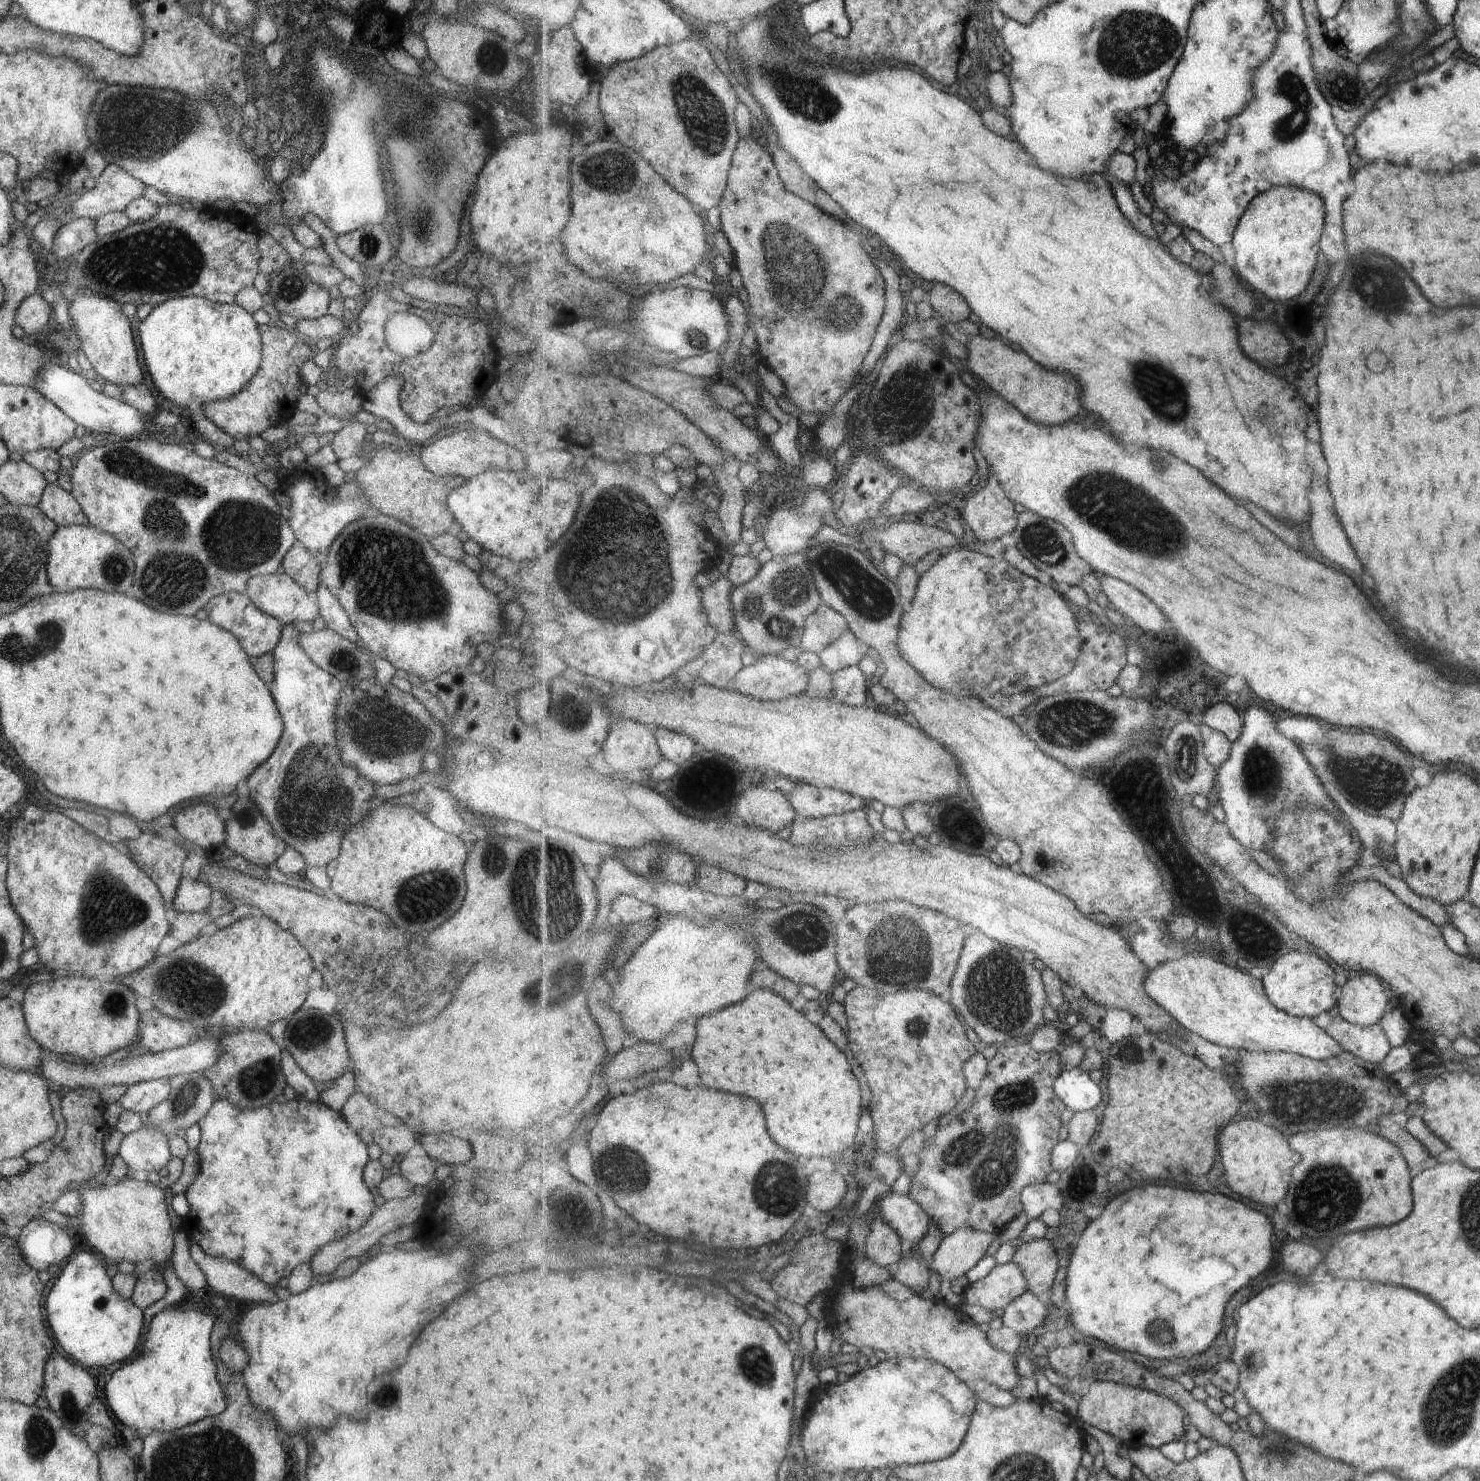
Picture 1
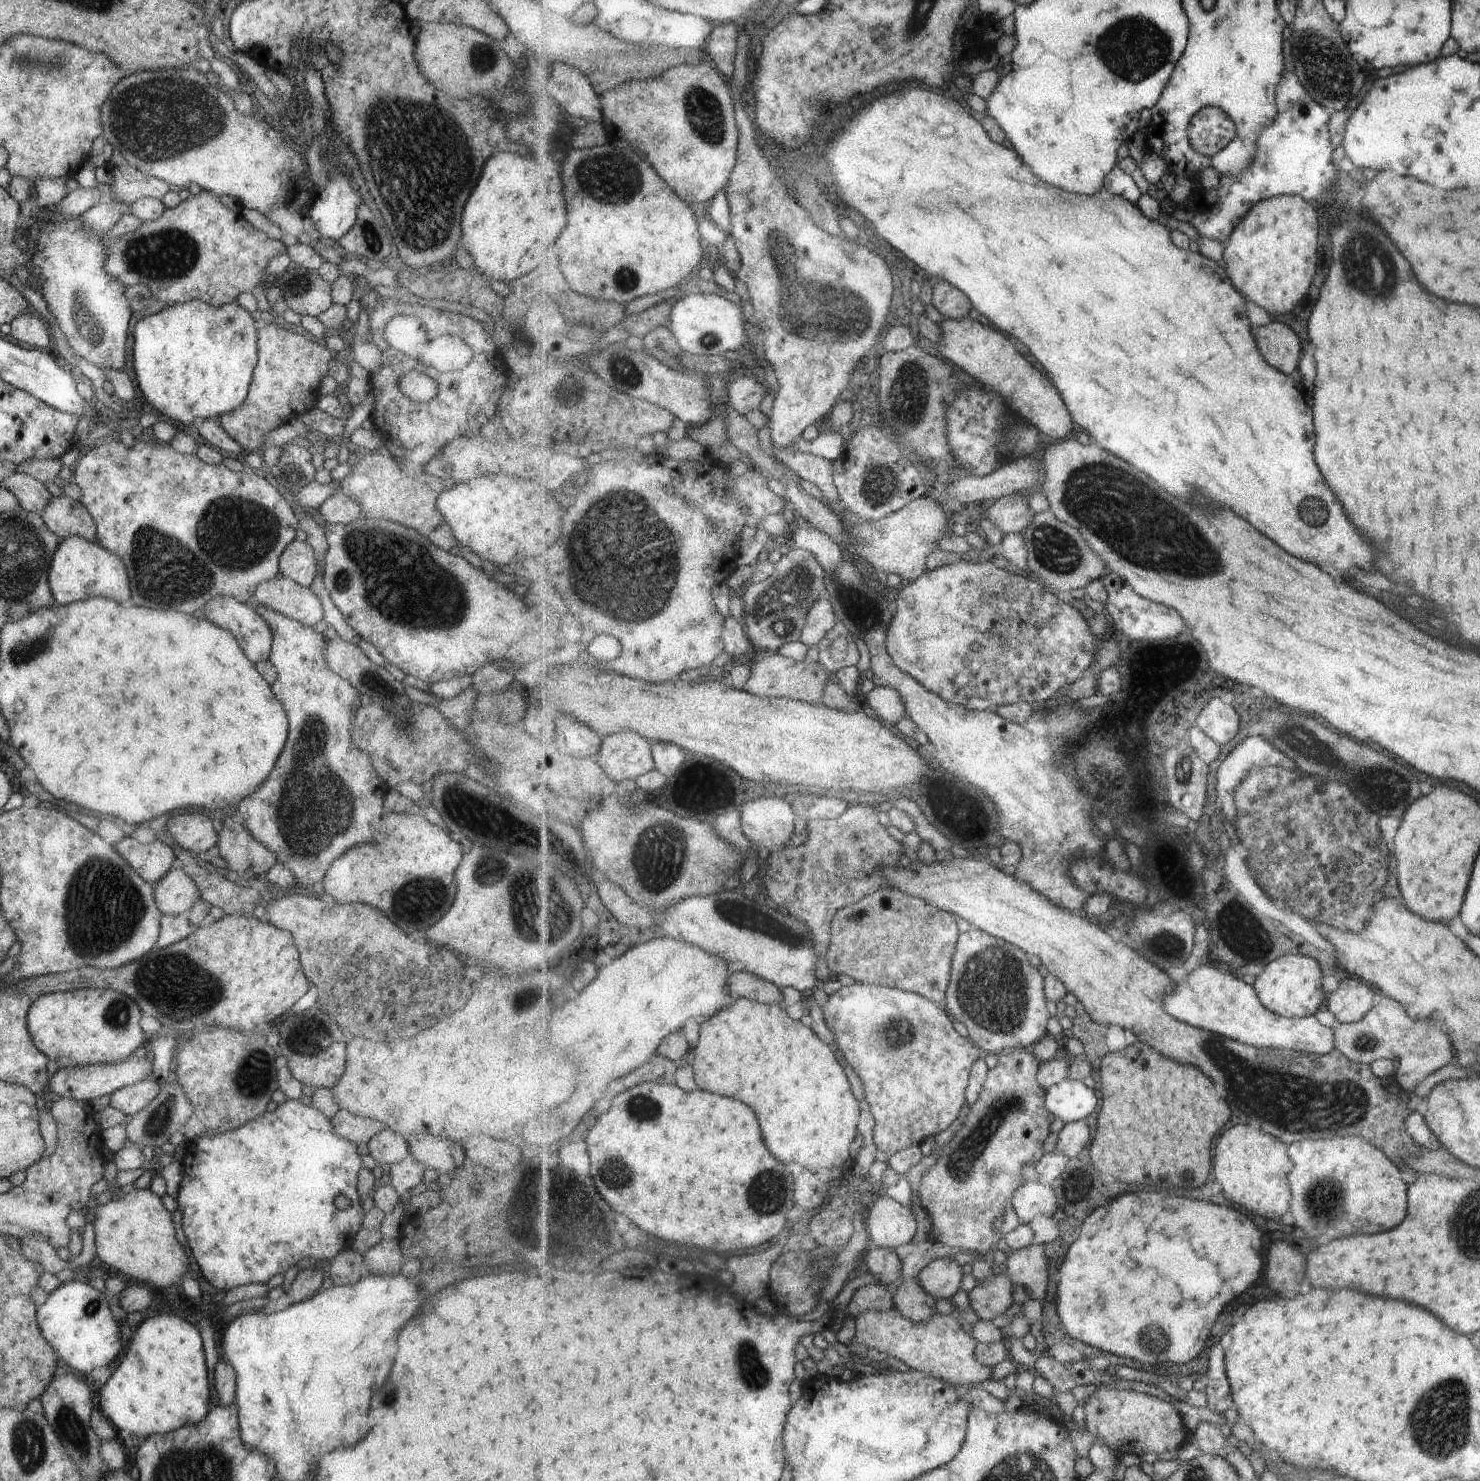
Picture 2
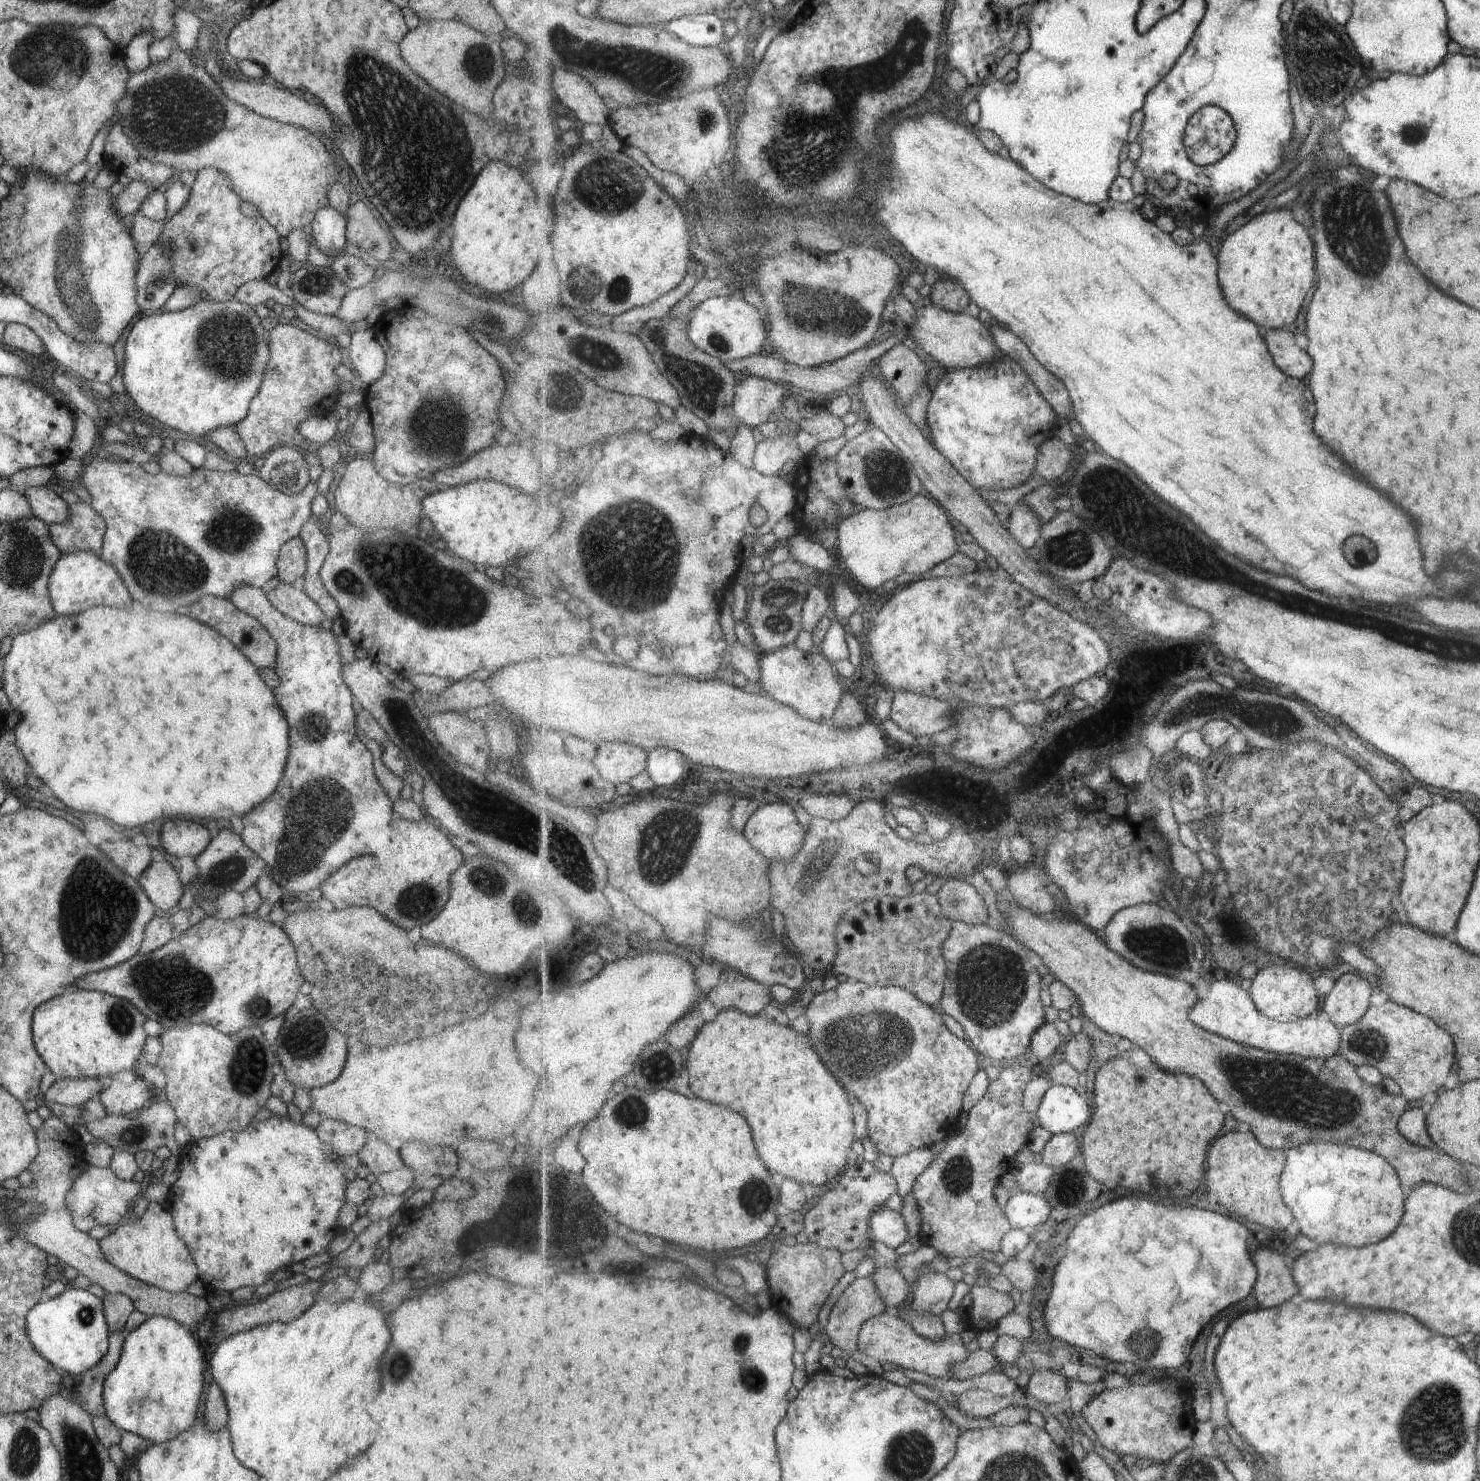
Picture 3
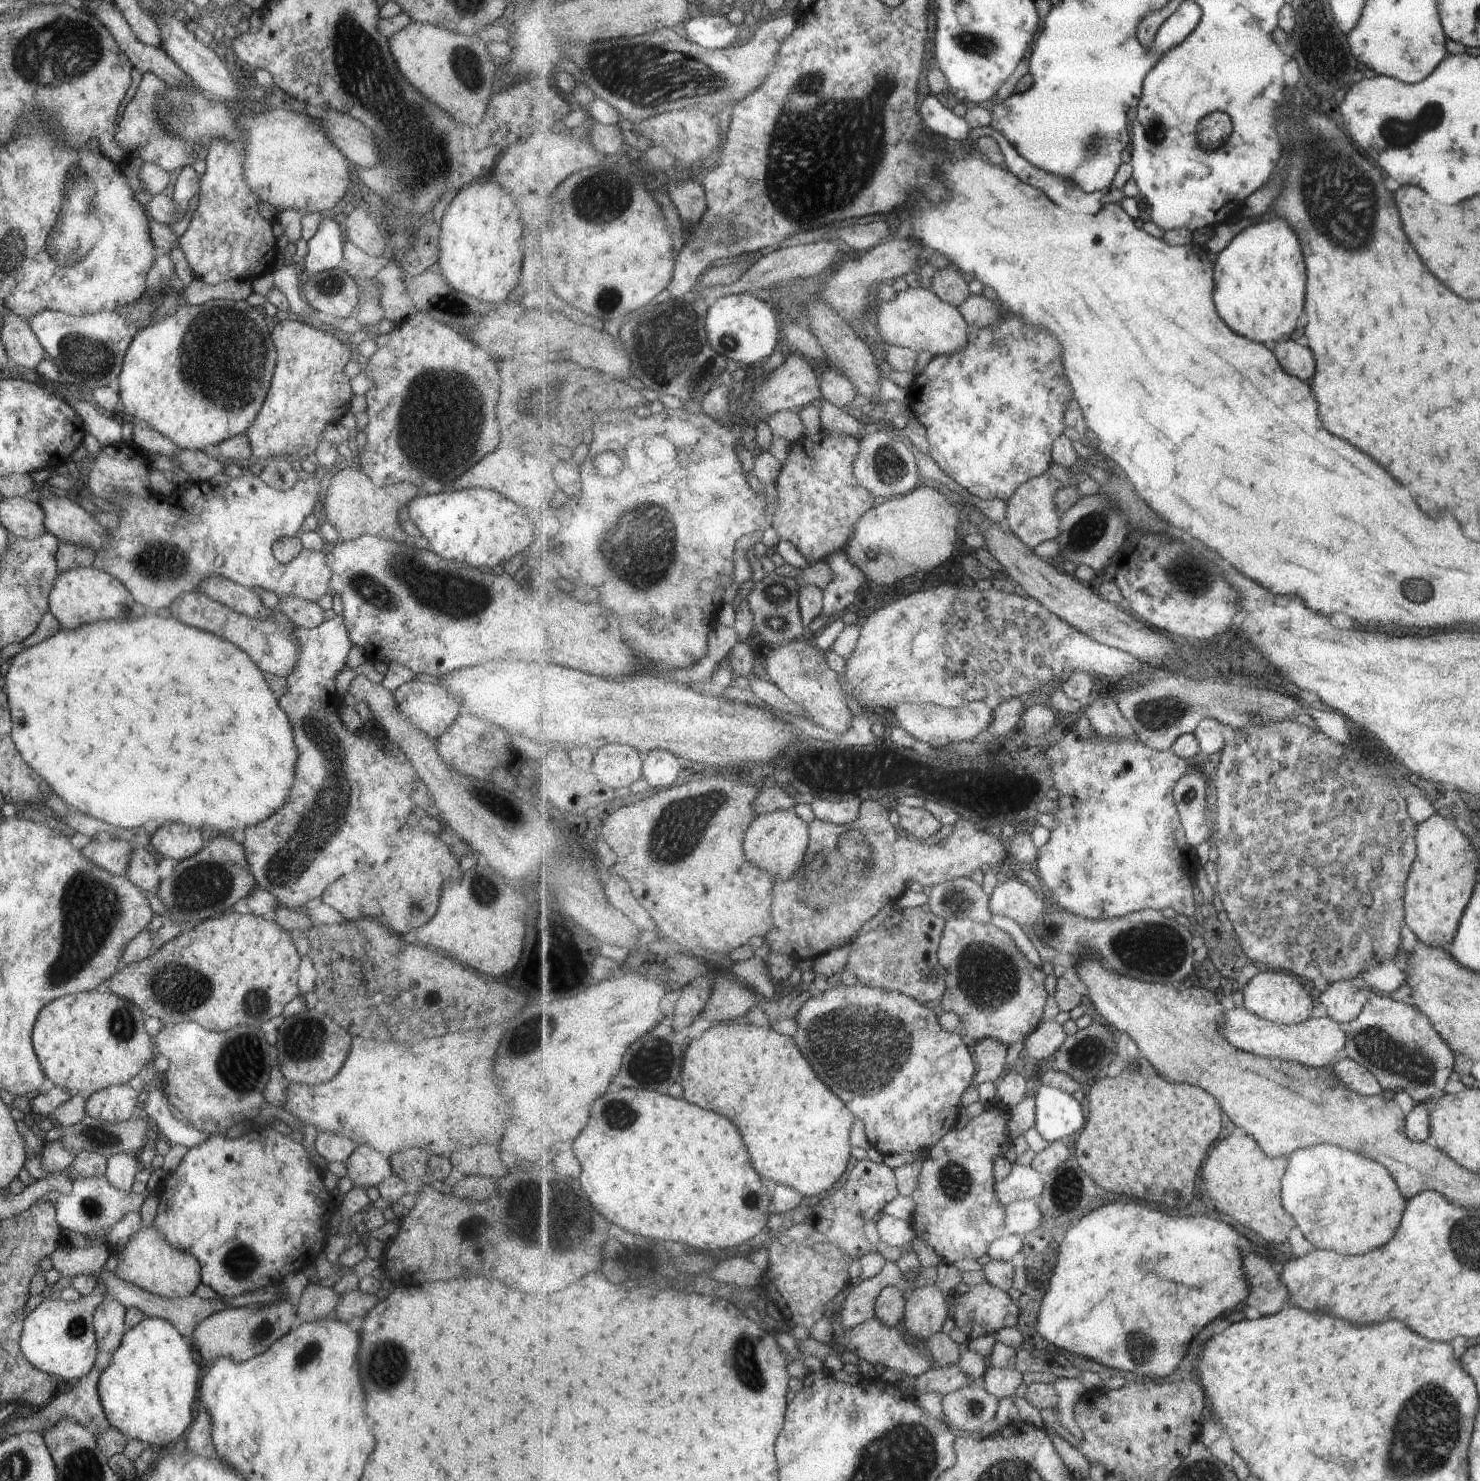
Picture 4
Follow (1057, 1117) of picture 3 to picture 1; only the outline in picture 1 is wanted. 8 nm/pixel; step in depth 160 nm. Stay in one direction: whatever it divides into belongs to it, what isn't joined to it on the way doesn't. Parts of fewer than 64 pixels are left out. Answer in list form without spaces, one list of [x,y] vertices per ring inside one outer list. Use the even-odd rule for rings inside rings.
[[[1080,1067],[1064,1070],[1054,1085],[1057,1098],[1073,1113],[1091,1111],[1103,1102],[1103,1092]]]

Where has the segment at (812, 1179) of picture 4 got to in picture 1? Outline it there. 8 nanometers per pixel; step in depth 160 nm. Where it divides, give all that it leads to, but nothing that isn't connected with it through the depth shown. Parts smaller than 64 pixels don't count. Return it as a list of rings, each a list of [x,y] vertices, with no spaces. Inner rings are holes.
[[[757,989],[745,1002],[701,1018],[697,1030],[693,1056],[701,1070],[703,1084],[713,1090],[729,1090],[755,1098],[765,1110],[769,1134],[773,1134],[773,1140],[783,1150],[791,1150],[795,1156],[829,1157],[853,1147],[861,1120],[861,1084],[851,1072],[847,1056],[819,1026],[811,1024],[805,1014],[785,1002],[785,998],[771,990]]]

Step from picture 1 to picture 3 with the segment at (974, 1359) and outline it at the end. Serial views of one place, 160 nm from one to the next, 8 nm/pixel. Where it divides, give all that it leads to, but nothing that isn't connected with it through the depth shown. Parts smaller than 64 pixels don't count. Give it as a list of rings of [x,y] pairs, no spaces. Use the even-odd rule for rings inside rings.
[[[894,1312],[881,1314],[863,1324],[858,1344],[858,1351],[879,1361],[890,1362],[899,1368],[914,1370],[929,1376],[944,1378],[951,1372],[951,1368],[965,1360],[968,1351],[961,1341],[959,1334],[949,1334],[945,1340],[929,1340],[920,1336],[907,1321],[899,1318]]]

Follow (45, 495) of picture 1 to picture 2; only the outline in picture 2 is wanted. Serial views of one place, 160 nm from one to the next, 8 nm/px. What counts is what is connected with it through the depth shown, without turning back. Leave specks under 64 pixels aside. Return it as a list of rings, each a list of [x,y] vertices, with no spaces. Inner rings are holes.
[[[51,495],[40,516],[47,529],[51,530],[59,541],[67,536],[79,536],[87,542],[96,542],[95,524],[83,504],[77,500],[66,498],[64,495]]]

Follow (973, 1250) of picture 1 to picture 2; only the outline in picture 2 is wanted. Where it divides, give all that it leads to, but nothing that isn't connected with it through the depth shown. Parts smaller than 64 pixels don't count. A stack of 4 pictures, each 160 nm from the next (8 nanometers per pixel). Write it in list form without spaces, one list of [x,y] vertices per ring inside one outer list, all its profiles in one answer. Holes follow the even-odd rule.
[[[937,1259],[929,1264],[927,1268],[924,1268],[917,1278],[920,1285],[930,1295],[933,1295],[936,1300],[947,1298],[947,1300],[951,1301],[951,1298],[960,1291],[963,1274],[963,1267],[958,1262],[955,1262],[954,1259]]]

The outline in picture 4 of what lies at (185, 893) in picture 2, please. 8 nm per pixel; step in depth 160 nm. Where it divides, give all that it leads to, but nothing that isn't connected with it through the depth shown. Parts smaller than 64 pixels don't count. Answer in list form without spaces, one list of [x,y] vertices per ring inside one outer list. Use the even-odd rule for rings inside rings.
[[[133,846],[128,865],[123,875],[133,886],[141,891],[147,890],[156,894],[159,876],[155,872],[159,857],[150,855],[144,848]]]

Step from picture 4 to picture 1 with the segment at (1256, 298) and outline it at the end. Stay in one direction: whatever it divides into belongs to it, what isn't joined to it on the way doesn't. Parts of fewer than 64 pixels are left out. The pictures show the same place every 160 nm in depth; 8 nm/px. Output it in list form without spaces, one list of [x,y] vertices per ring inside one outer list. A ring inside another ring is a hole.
[[[1277,186],[1257,196],[1241,218],[1232,241],[1235,252],[1233,270],[1241,280],[1249,283],[1257,292],[1269,296],[1271,300],[1287,302],[1299,294],[1303,294],[1311,282],[1315,266],[1319,262],[1320,242],[1324,234],[1324,223],[1327,210],[1325,200],[1309,190],[1301,188]]]

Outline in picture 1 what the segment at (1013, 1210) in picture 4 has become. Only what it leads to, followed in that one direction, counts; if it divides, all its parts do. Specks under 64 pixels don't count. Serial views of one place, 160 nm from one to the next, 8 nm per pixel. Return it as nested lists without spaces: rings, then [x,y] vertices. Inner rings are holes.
[[[1038,1183],[1022,1192],[1024,1213],[1030,1221],[1038,1220],[1047,1210],[1063,1208],[1063,1192],[1056,1184]]]

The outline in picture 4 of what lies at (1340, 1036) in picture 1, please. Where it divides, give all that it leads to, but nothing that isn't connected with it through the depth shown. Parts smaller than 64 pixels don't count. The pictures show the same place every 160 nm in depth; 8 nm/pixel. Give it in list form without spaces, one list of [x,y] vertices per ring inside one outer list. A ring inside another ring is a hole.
[[[1375,993],[1369,997],[1361,1012],[1348,1022],[1346,1034],[1344,1048],[1346,1058],[1366,1068],[1375,1077],[1383,1091],[1403,1092],[1416,1103],[1441,1094],[1452,1071],[1454,1058],[1445,1041],[1431,1028],[1427,1018],[1421,1012],[1417,1012],[1417,1009]]]

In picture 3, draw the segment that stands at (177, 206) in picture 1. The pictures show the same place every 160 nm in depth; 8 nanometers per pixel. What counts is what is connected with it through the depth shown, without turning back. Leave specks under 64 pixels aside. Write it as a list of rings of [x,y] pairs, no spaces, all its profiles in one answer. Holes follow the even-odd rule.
[[[201,168],[191,184],[187,202],[169,220],[163,221],[163,228],[155,244],[165,244],[167,260],[173,264],[173,284],[203,290],[204,300],[227,302],[247,282],[263,280],[279,266],[282,257],[278,233],[260,217],[247,218],[239,211],[241,198],[231,190],[229,178],[215,168]]]

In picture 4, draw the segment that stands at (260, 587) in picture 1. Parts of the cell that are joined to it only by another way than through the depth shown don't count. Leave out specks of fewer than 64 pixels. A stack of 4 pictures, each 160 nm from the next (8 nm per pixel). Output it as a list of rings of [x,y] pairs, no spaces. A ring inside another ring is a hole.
[[[283,597],[276,608],[295,628],[312,629],[325,621],[324,610],[315,601]]]

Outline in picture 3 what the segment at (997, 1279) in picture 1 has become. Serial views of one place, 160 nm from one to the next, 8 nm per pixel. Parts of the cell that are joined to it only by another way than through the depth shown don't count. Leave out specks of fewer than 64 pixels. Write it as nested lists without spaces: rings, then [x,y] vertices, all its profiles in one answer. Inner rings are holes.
[[[973,1286],[973,1308],[967,1314],[969,1328],[979,1330],[992,1330],[1001,1318],[1008,1316],[1015,1310],[1015,1302],[1005,1292],[992,1288]]]

